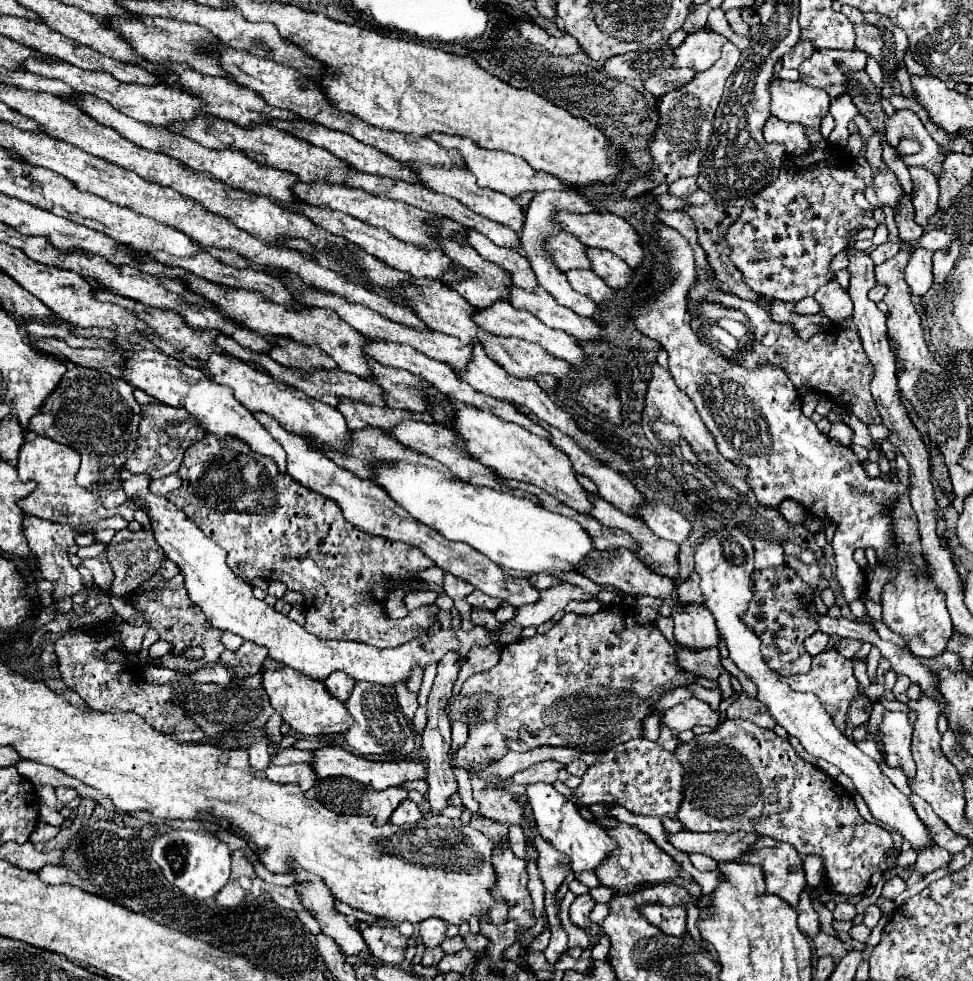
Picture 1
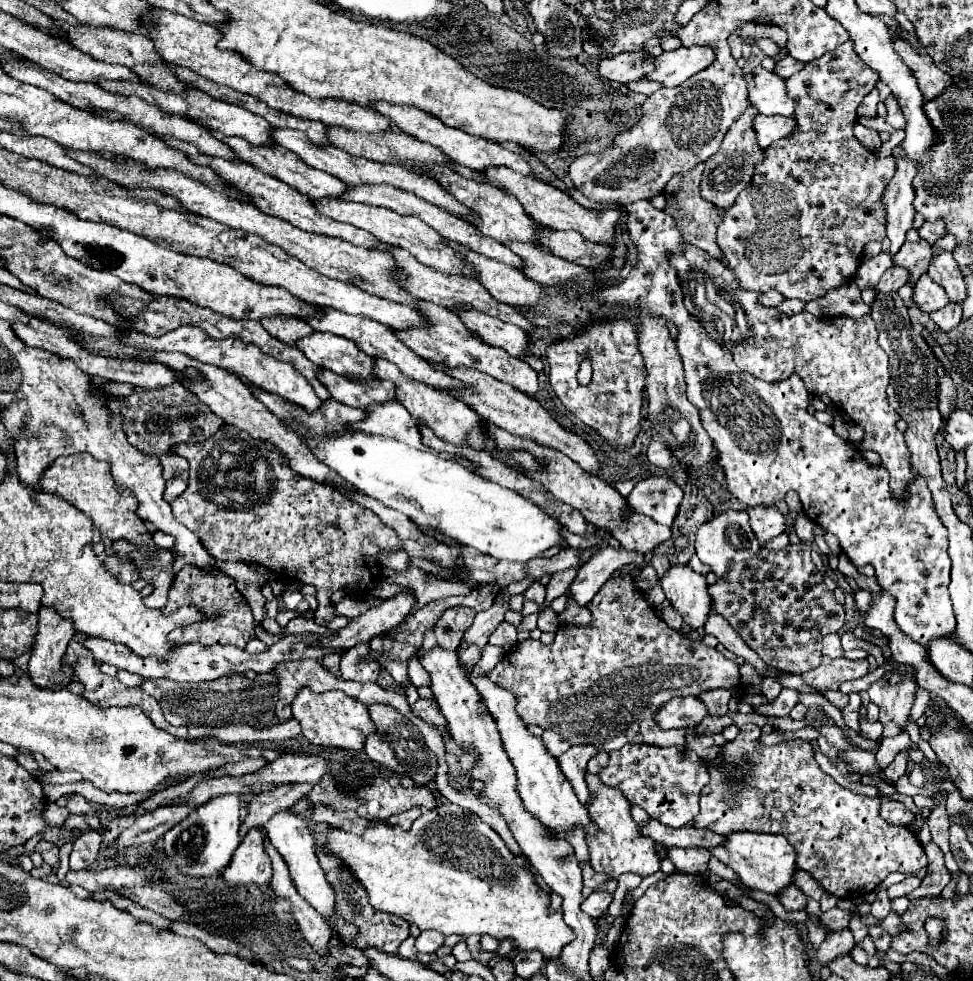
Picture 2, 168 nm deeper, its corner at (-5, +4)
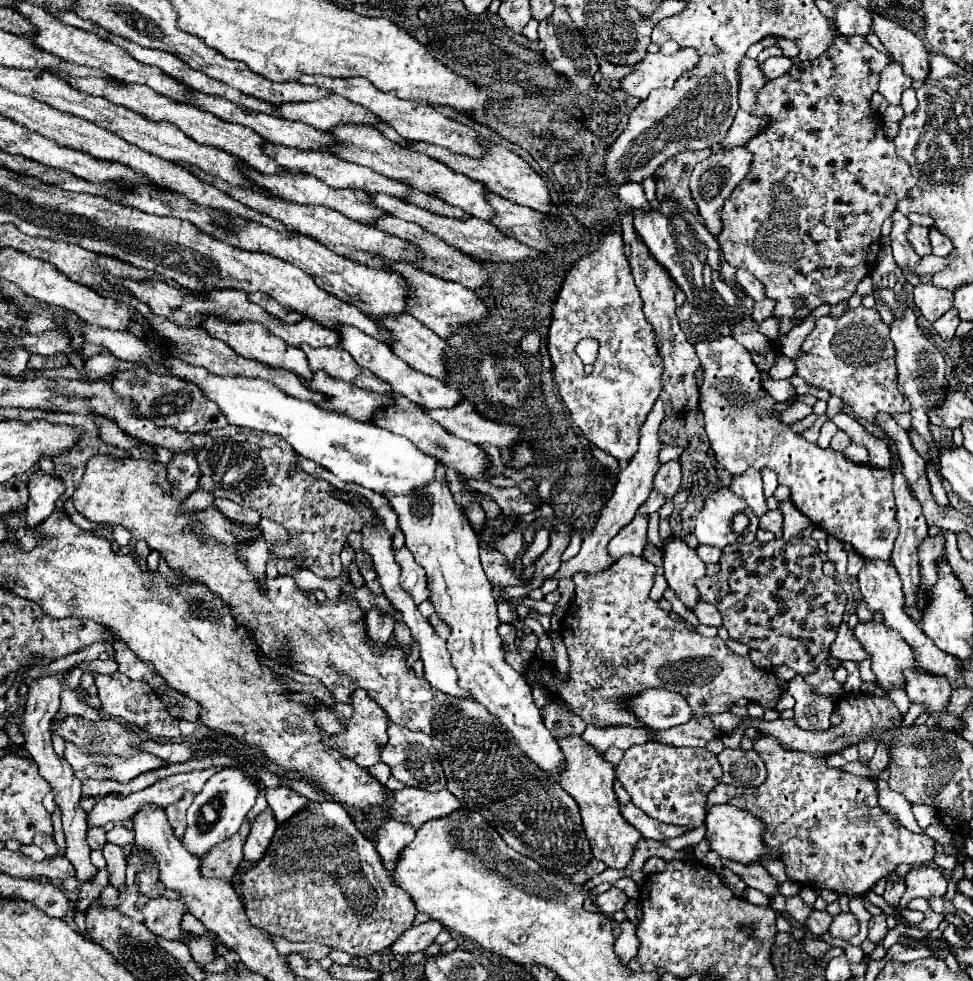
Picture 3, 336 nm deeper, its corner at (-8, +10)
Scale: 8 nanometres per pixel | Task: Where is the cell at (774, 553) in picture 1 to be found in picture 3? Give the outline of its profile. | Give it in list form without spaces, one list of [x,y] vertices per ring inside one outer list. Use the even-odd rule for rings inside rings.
[[[747,471],[743,473],[743,477],[733,477],[733,485],[731,485],[733,493],[739,495],[757,517],[765,515],[769,511],[767,507],[767,499],[763,495],[763,481],[761,481],[761,473],[755,471]]]

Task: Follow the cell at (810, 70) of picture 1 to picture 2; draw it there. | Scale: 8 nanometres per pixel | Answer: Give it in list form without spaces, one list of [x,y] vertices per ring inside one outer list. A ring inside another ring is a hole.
[[[846,41],[844,45],[840,45],[836,51],[830,51],[828,55],[806,63],[802,71],[798,71],[796,75],[792,75],[790,79],[786,79],[786,91],[788,95],[792,95],[792,99],[796,99],[796,111],[794,111],[794,121],[796,121],[796,129],[792,131],[792,135],[786,135],[784,139],[772,143],[768,149],[764,149],[764,159],[760,163],[756,163],[756,171],[752,175],[752,183],[748,187],[744,187],[744,191],[738,195],[736,203],[726,211],[726,215],[722,215],[720,223],[718,223],[718,233],[716,233],[716,243],[722,249],[726,261],[728,261],[728,269],[736,275],[738,283],[742,287],[748,287],[752,291],[760,291],[766,293],[770,289],[780,291],[786,299],[800,299],[804,303],[814,301],[818,297],[824,297],[830,289],[838,289],[842,283],[854,279],[858,265],[860,265],[860,257],[864,255],[864,245],[868,241],[882,241],[886,237],[886,227],[884,227],[884,191],[892,179],[892,175],[896,173],[896,159],[892,157],[876,157],[874,151],[866,149],[856,137],[854,137],[854,125],[858,123],[858,105],[860,101],[874,89],[878,81],[876,71],[872,71],[856,53],[852,47],[852,41]]]

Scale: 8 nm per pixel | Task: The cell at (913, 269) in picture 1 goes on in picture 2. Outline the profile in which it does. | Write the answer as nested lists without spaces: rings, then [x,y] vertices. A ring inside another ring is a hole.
[[[922,275],[914,287],[912,301],[920,307],[924,313],[932,313],[938,309],[944,309],[948,305],[948,297],[944,295],[944,289],[934,283],[928,275]]]

